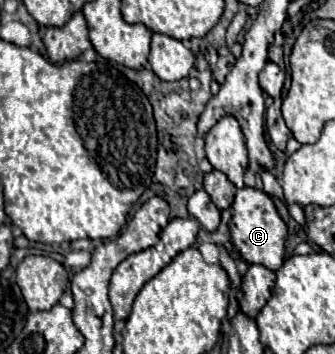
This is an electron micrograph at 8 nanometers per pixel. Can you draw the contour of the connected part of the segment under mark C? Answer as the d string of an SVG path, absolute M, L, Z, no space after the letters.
M244 186L242 190L238 190L238 194L232 202L230 234L232 234L232 244L234 244L236 252L248 264L262 264L270 270L278 270L284 264L288 228L286 228L286 222L280 218L272 198L264 190L250 188L250 186Z

